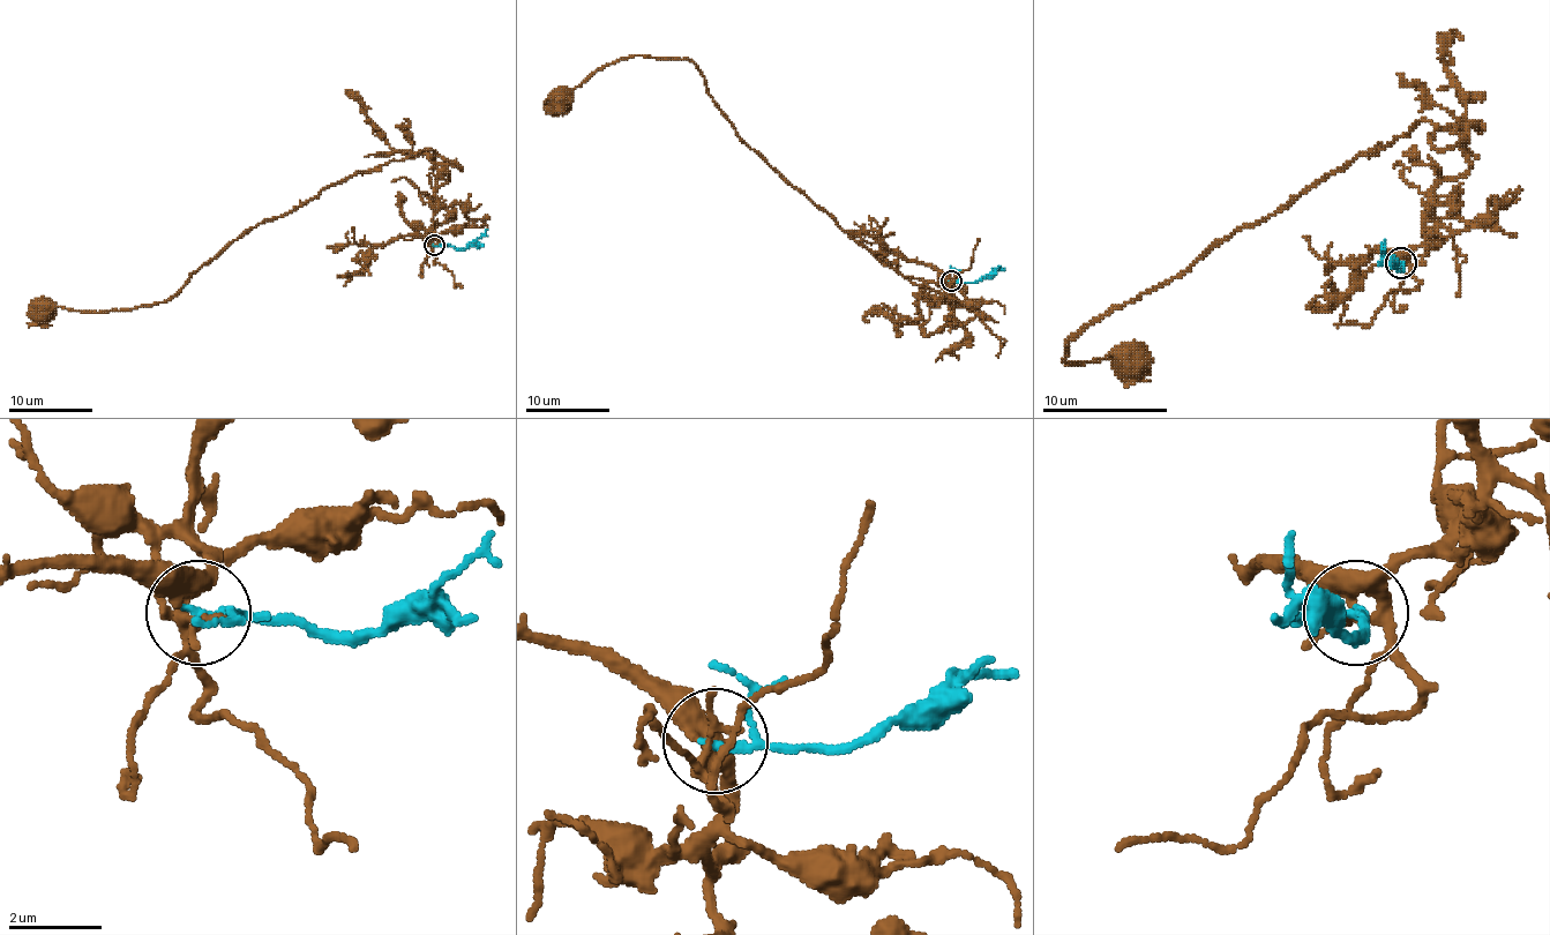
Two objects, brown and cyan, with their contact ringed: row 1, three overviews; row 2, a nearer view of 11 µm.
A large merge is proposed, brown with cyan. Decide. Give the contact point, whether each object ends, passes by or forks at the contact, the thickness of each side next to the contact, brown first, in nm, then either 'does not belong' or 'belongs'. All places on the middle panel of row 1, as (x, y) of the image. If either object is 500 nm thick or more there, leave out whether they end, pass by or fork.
place (951, 281); brown forks; cyan passes by; calibres 190 and 140 nm; belongs

